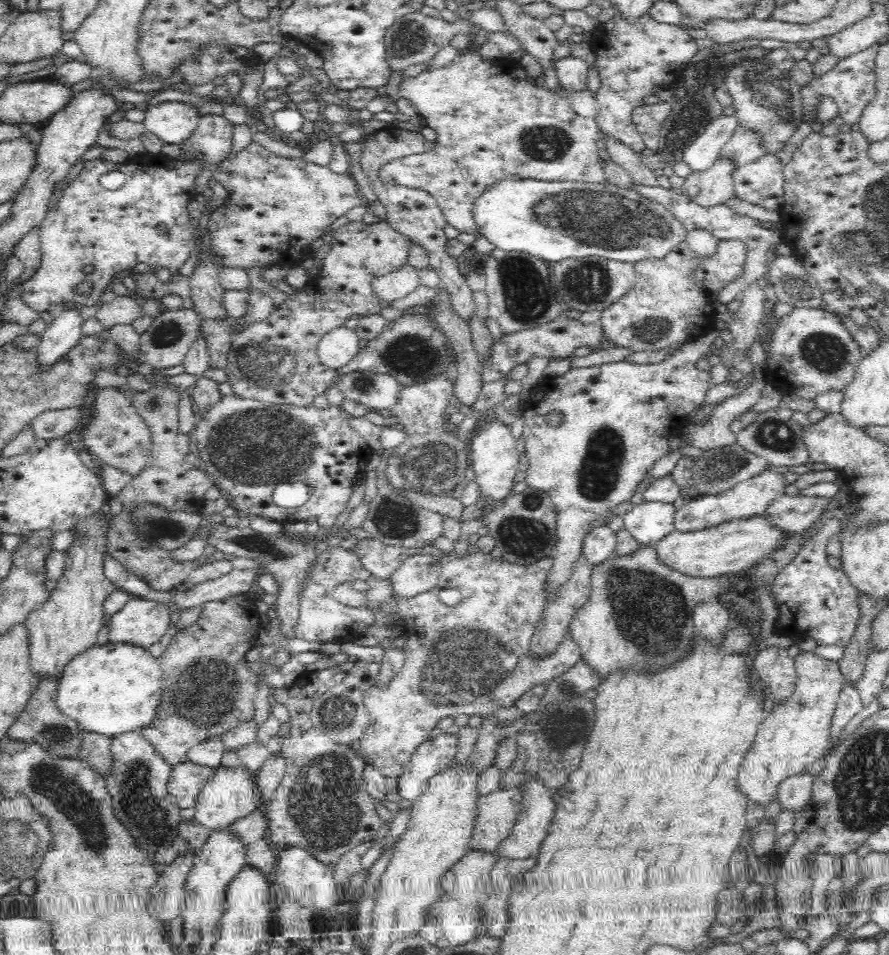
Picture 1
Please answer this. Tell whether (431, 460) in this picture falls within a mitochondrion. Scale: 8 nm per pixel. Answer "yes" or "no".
yes

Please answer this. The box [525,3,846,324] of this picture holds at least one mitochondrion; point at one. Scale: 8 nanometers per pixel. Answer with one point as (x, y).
(771, 95)

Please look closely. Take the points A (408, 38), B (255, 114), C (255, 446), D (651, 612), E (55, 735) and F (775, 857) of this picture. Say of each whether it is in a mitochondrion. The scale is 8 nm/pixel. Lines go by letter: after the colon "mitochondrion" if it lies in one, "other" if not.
A: mitochondrion
B: other
C: mitochondrion
D: mitochondrion
E: mitochondrion
F: other

